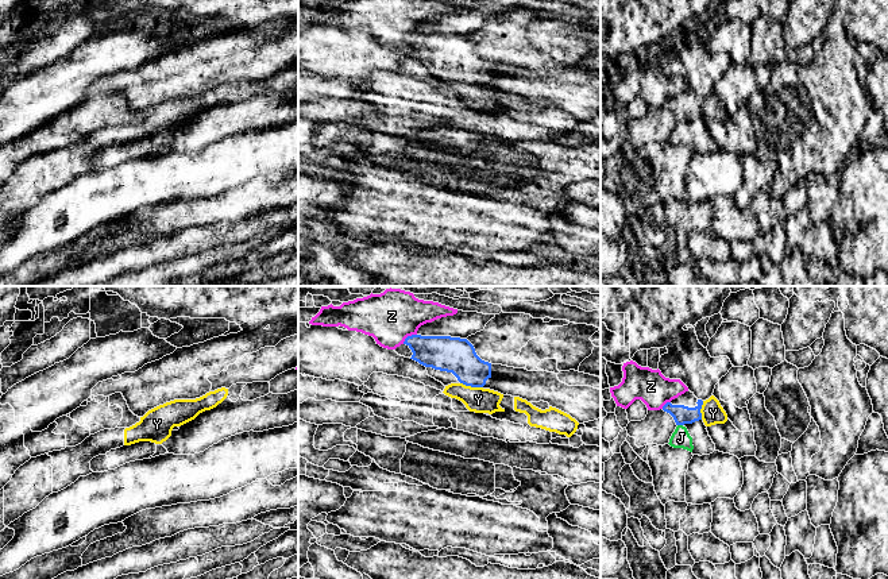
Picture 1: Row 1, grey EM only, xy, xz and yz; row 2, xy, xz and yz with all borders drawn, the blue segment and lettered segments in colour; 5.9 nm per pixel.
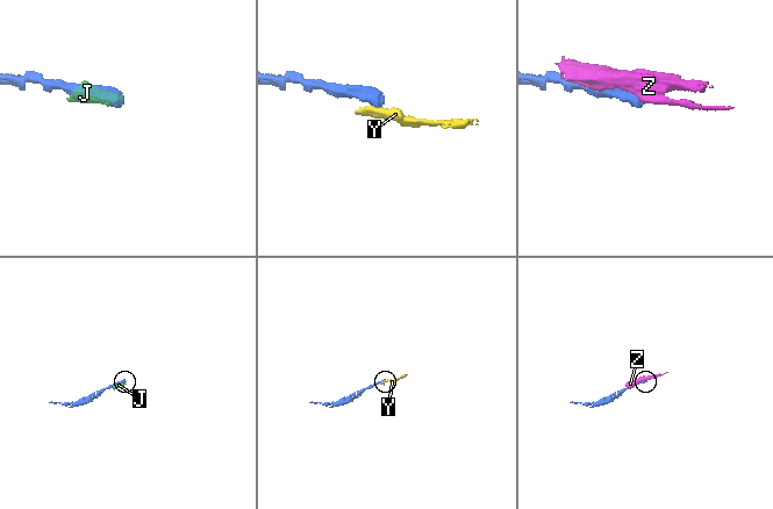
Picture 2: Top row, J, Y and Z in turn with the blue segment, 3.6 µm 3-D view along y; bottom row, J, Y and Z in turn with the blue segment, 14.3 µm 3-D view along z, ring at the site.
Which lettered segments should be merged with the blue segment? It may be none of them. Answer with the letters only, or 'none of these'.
none of these

